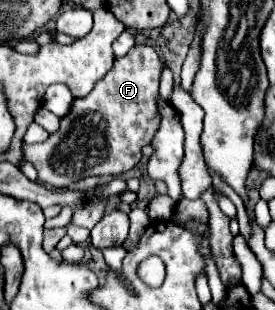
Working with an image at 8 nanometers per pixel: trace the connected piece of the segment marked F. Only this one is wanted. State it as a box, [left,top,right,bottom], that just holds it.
[24,45,162,187]

